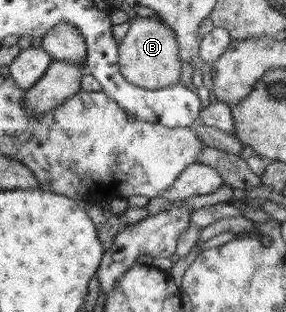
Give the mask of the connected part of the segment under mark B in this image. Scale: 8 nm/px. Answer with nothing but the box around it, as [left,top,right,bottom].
[118,17,182,90]

